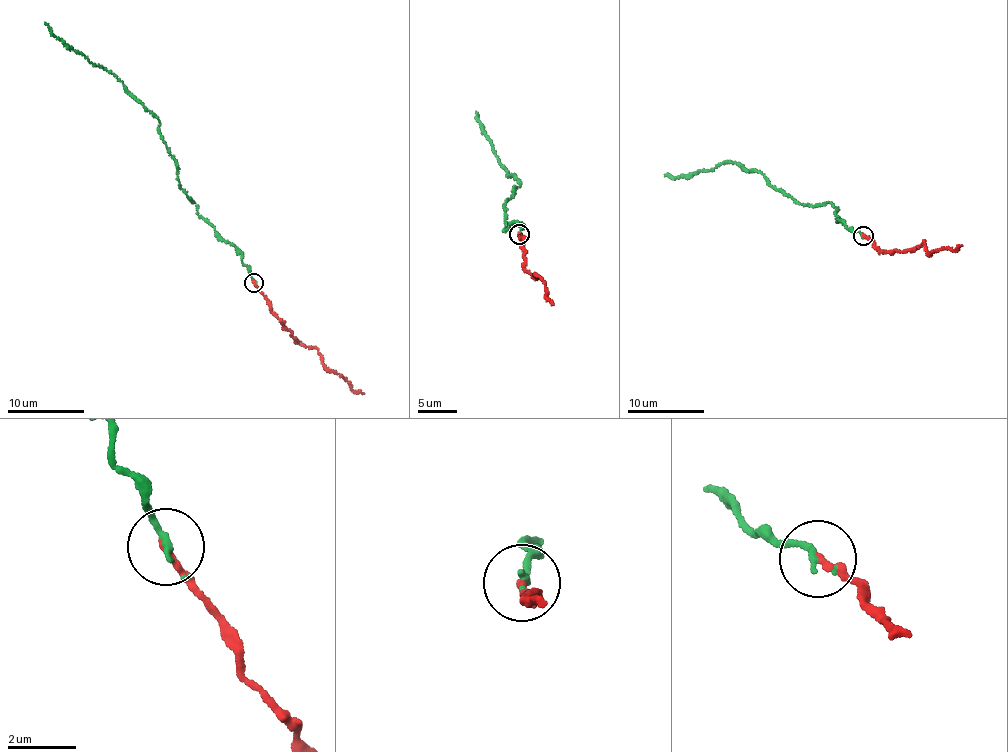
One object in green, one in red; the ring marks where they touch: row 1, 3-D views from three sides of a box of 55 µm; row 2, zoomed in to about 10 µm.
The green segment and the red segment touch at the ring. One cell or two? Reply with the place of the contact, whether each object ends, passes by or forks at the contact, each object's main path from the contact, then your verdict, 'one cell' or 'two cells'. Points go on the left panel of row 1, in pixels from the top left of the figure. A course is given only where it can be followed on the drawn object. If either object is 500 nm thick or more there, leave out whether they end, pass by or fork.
(254, 282) | green passes by | red ends | green via (254, 281), (240, 252), (198, 213), (179, 187), (173, 157), (157, 118), (120, 81), (58, 38), (45, 22) | red via (254, 281), (299, 343), (316, 348), (323, 363), (343, 378), (354, 392), (364, 394) | one cell

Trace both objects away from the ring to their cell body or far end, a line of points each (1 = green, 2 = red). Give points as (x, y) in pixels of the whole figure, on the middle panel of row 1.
1: (520, 234), (519, 226), (523, 225), (516, 221), (504, 230), (503, 204), (520, 181), (500, 163), (476, 112)
2: (520, 234), (526, 260), (524, 270), (539, 275), (545, 284), (546, 299), (553, 305)

